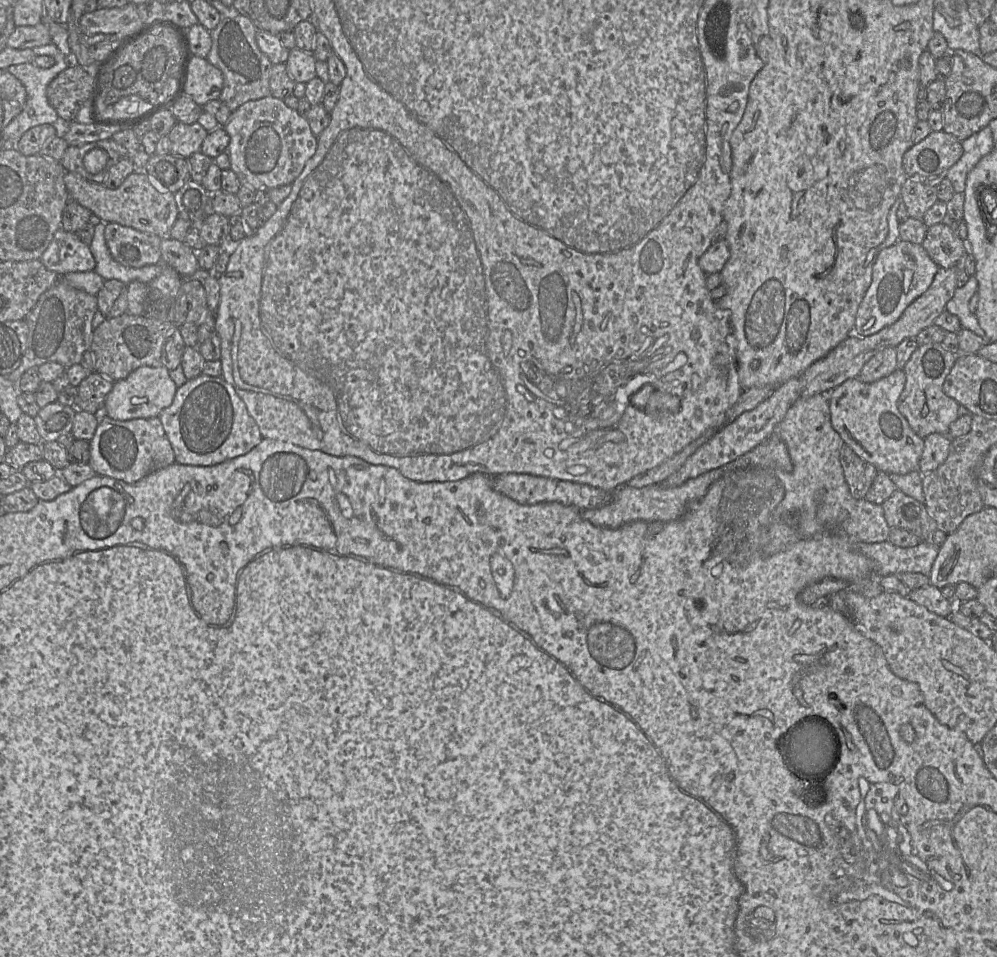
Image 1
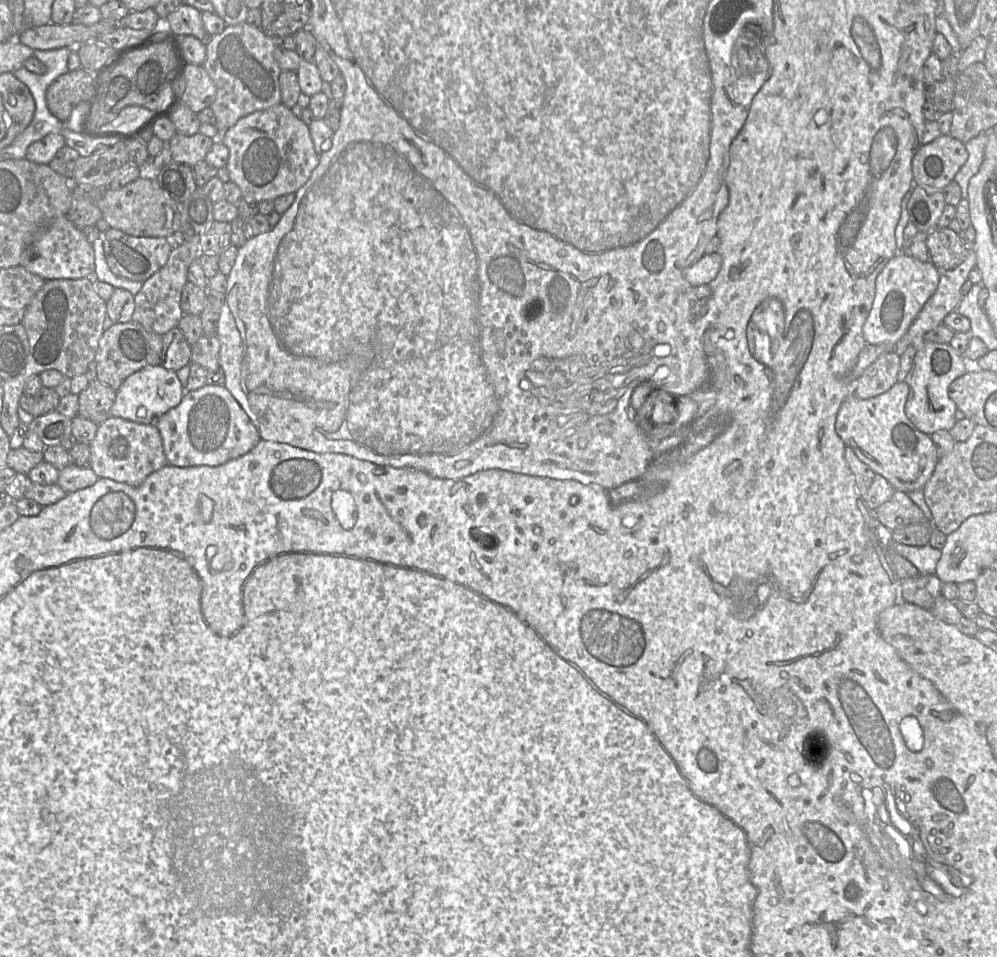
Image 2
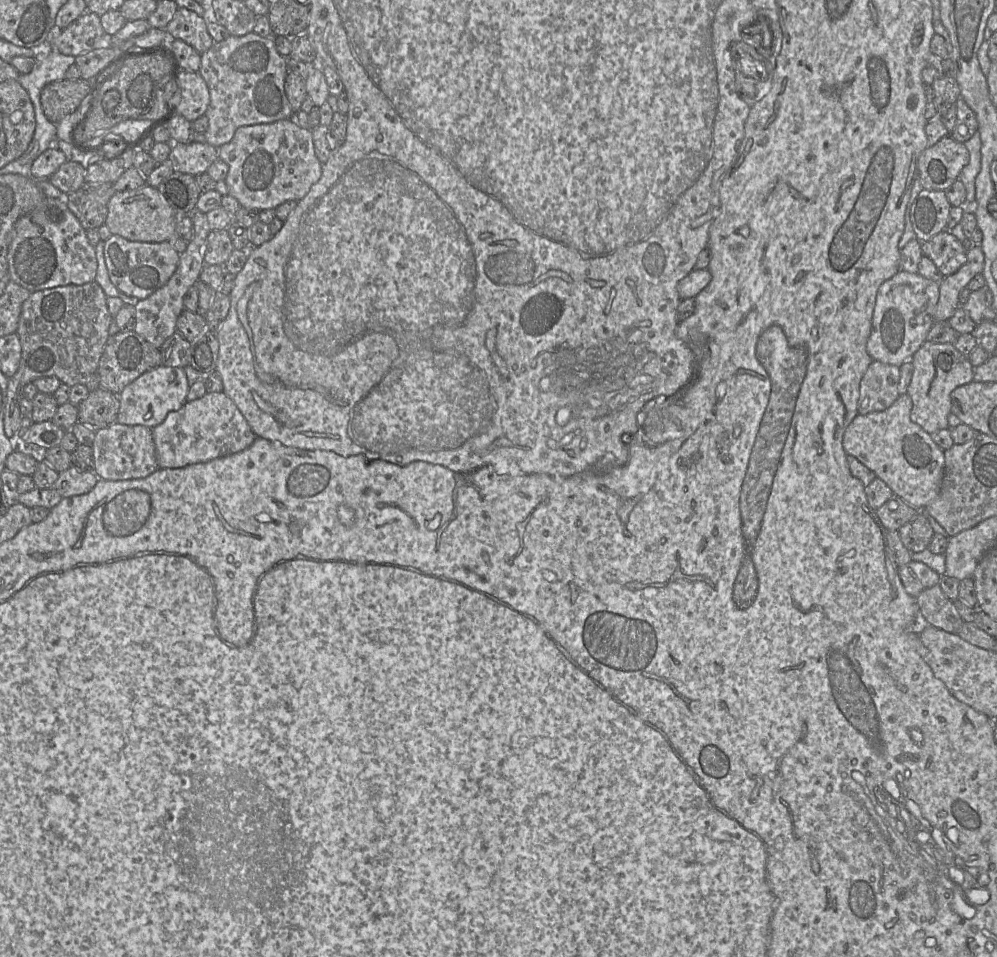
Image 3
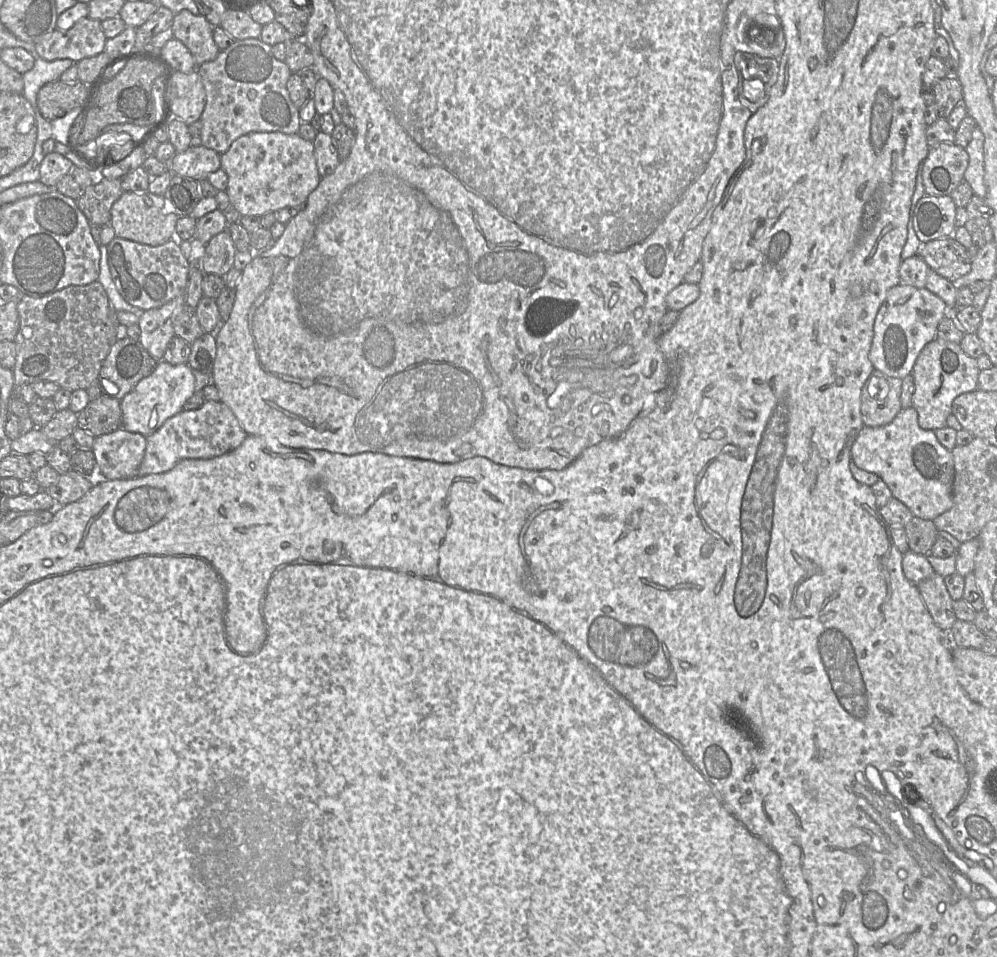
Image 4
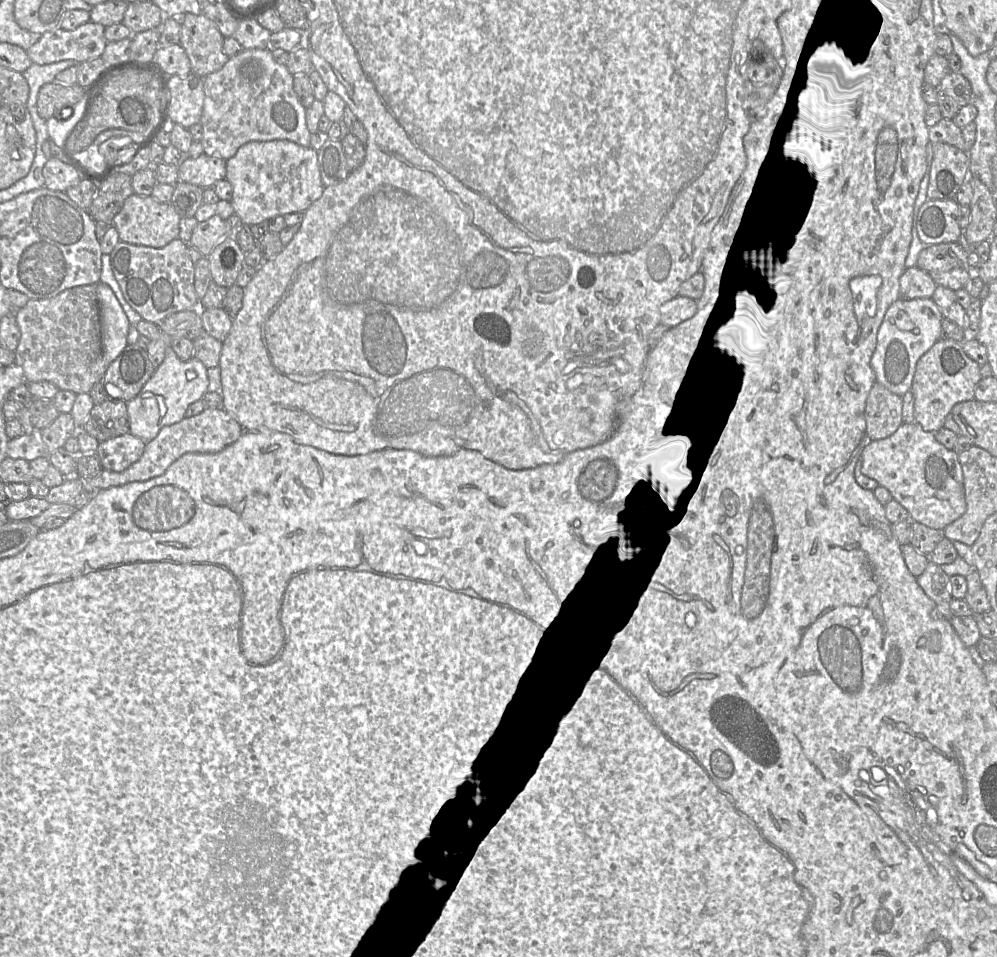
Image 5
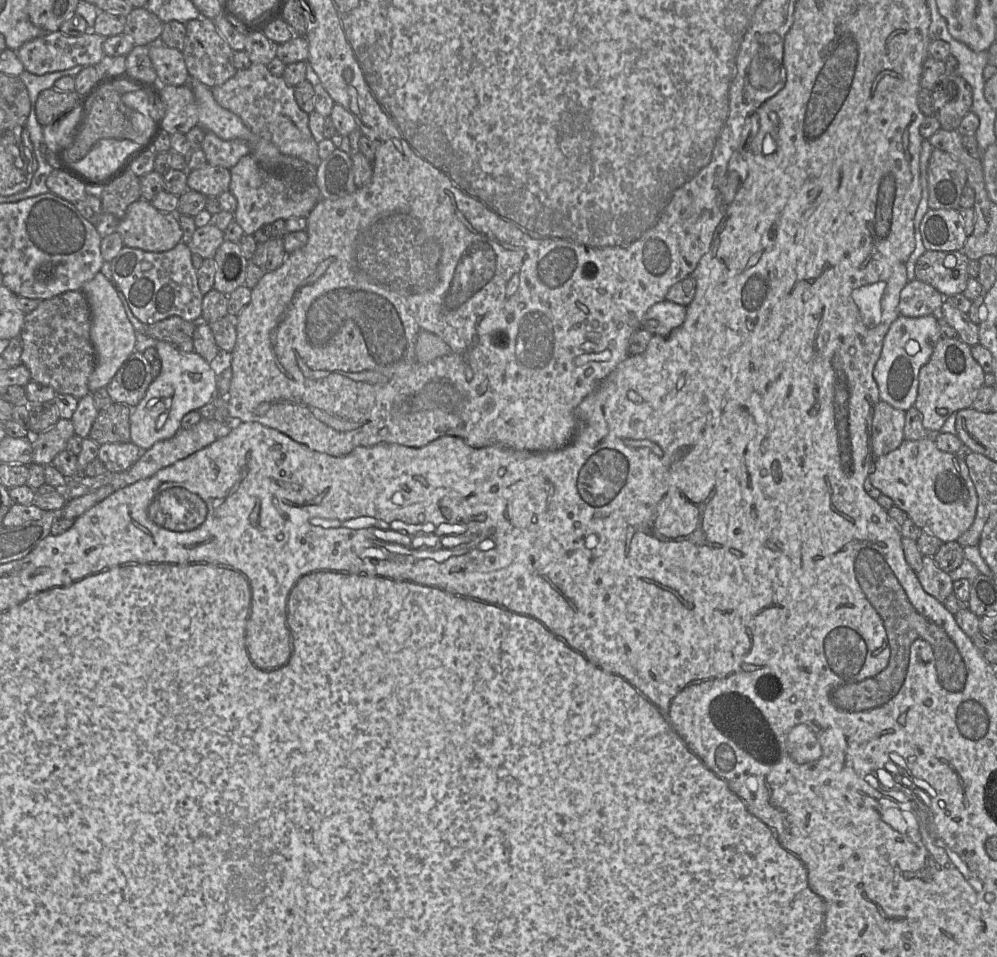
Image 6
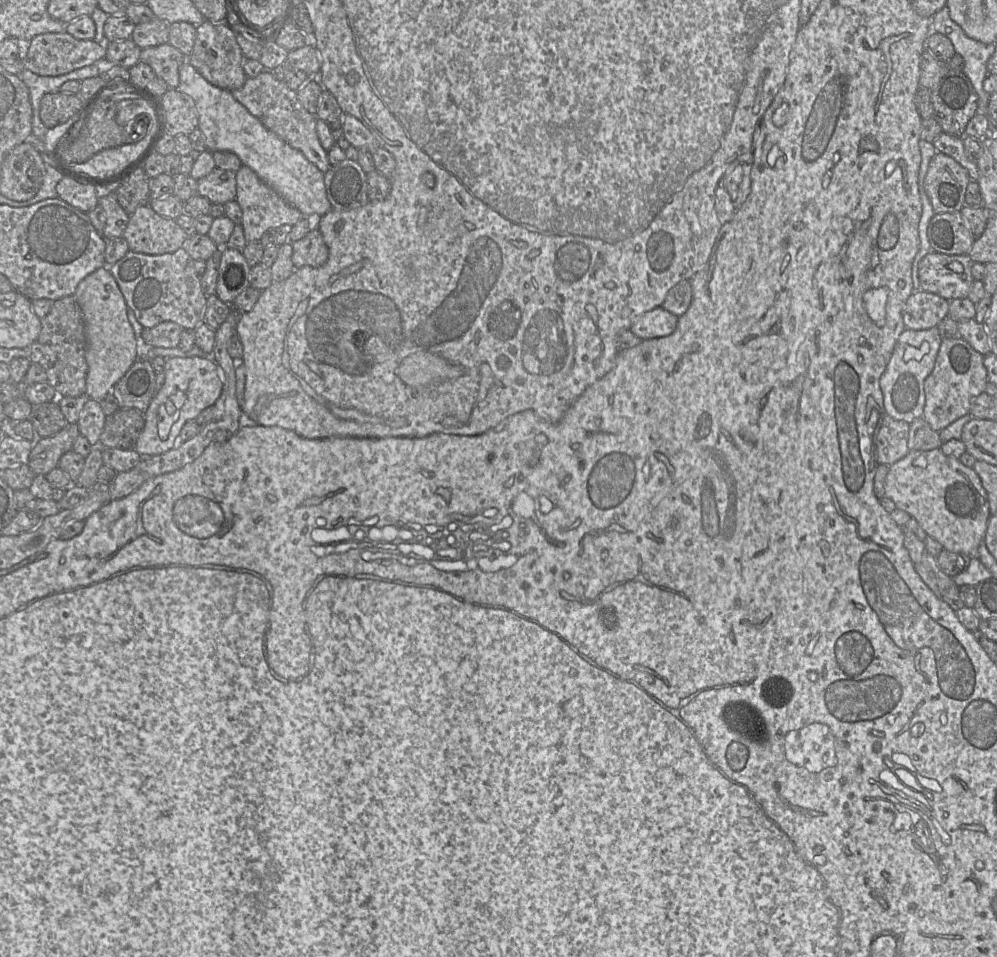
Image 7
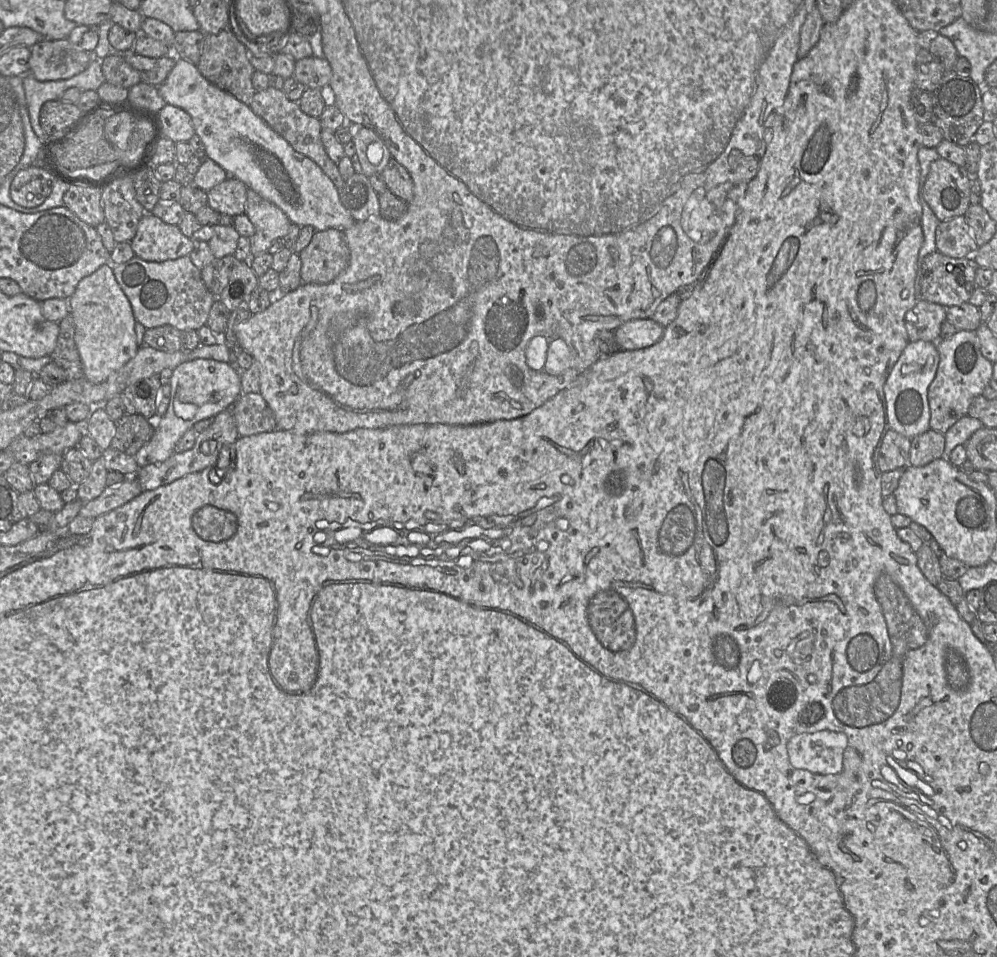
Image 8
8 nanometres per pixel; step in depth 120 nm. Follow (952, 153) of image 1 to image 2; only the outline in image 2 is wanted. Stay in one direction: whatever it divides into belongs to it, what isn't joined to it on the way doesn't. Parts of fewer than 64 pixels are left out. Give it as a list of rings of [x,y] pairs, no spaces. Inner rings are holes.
[[[941,134],[915,153],[912,160],[914,185],[943,190],[954,181],[967,158],[964,143],[950,134]]]

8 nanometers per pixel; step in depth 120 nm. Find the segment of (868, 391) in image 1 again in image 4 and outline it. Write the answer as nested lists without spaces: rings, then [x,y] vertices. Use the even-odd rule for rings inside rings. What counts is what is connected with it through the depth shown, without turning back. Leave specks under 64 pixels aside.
[[[910,406],[902,408],[894,420],[884,426],[863,426],[851,447],[851,460],[861,469],[879,476],[890,488],[894,498],[904,503],[913,516],[934,520],[953,505],[954,465],[951,451],[942,446],[933,430],[922,429],[918,424],[918,414]]]

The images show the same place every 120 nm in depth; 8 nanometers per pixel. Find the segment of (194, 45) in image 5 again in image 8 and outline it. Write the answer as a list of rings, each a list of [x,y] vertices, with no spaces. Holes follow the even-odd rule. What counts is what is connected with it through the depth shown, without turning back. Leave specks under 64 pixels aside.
[[[229,22],[227,28],[221,30],[219,33],[205,34],[197,68],[209,82],[231,94],[244,104],[250,105],[256,92],[252,85],[252,74],[255,69],[249,61],[247,48],[233,34]]]

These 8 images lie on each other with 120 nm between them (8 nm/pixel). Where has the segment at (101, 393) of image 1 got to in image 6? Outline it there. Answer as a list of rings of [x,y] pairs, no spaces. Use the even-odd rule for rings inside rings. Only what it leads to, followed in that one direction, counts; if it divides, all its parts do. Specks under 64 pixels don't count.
[[[112,403],[98,412],[92,424],[89,438],[98,445],[129,442],[131,440],[130,415],[133,407]]]

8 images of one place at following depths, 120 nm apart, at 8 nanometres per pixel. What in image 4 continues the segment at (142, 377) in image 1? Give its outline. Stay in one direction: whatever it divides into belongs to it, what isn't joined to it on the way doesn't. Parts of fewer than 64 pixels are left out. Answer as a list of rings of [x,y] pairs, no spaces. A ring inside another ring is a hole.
[[[161,360],[149,376],[141,379],[134,389],[121,399],[121,428],[147,437],[157,431],[168,418],[184,410],[183,405],[194,392],[195,377],[187,363],[172,365]]]

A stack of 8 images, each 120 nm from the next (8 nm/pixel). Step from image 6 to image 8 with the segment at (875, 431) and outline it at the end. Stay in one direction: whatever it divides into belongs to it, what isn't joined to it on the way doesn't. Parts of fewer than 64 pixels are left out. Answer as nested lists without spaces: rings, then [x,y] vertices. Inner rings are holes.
[[[887,428],[877,451],[877,466],[884,473],[909,465],[911,439]]]

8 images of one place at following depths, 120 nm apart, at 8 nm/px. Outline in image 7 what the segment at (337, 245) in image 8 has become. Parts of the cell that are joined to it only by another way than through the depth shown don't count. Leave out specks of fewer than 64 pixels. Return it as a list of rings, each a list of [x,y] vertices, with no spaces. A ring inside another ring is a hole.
[[[318,229],[311,230],[305,237],[292,243],[292,261],[295,269],[323,266],[329,256],[328,247]]]

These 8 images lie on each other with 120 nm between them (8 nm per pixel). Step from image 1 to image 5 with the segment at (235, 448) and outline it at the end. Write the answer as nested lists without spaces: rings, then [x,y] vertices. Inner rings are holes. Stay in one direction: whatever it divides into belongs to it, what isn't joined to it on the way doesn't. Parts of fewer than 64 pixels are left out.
[[[222,407],[205,408],[200,414],[185,417],[177,423],[164,426],[157,436],[146,442],[142,456],[131,466],[121,472],[103,469],[92,479],[82,479],[84,490],[88,493],[124,485],[134,481],[146,481],[162,475],[167,468],[185,453],[217,453],[240,438],[244,429]]]

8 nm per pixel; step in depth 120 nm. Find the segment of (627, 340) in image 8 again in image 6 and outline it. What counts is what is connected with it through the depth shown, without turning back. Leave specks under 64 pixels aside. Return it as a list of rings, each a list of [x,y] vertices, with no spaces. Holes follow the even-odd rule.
[[[663,300],[652,305],[645,313],[641,328],[652,335],[667,335],[685,321],[687,308],[683,305]]]

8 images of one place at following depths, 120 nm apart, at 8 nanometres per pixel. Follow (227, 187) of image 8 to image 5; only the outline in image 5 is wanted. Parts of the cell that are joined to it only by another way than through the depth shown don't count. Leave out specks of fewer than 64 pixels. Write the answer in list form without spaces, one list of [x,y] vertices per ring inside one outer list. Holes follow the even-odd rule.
[[[205,153],[196,158],[188,157],[178,167],[179,180],[201,188],[226,178],[226,161]]]

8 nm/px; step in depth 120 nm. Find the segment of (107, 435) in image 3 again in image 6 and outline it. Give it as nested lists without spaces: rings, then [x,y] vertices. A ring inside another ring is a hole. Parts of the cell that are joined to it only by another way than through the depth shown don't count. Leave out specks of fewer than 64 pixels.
[[[131,441],[106,443],[99,446],[98,458],[108,472],[122,472],[137,462],[142,452],[143,450]]]

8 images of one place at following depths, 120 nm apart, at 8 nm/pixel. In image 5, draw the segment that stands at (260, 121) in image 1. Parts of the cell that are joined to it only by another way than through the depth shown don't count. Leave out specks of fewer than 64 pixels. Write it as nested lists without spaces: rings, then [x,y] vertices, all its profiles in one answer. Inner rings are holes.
[[[289,140],[251,141],[226,160],[226,179],[233,189],[231,205],[245,226],[276,216],[304,213],[318,200],[325,186],[318,166],[318,153]]]

